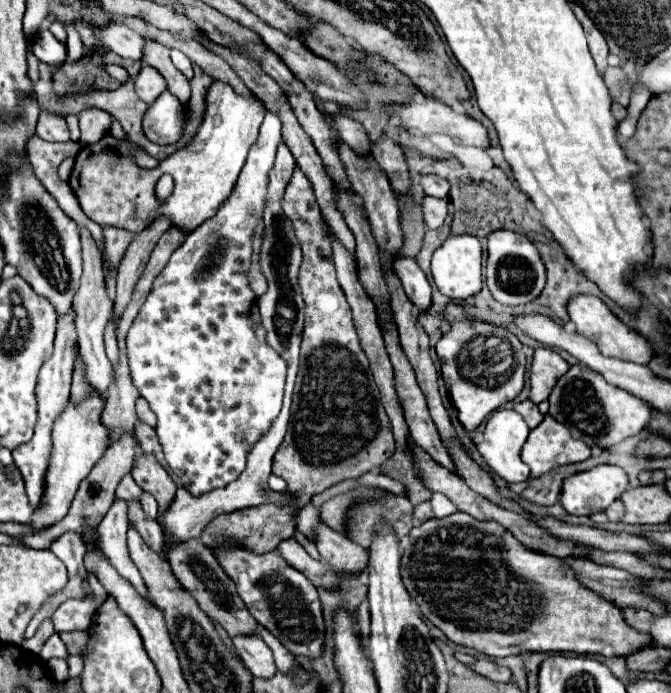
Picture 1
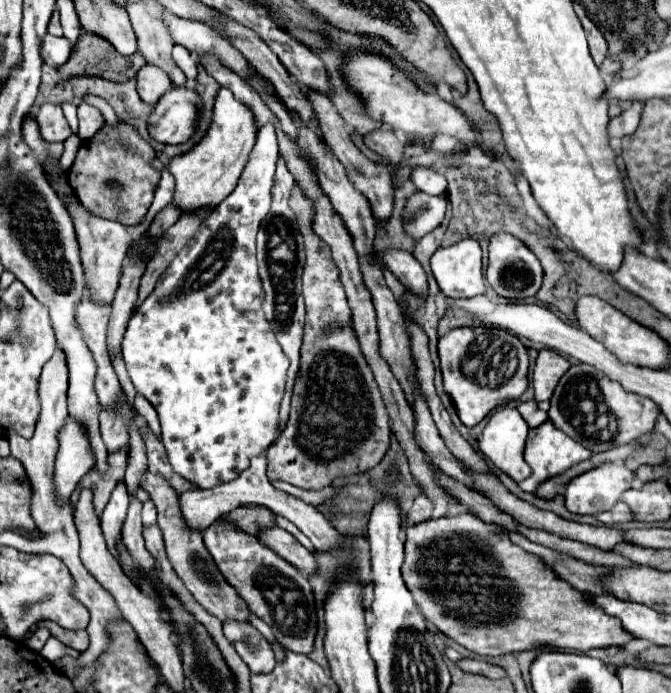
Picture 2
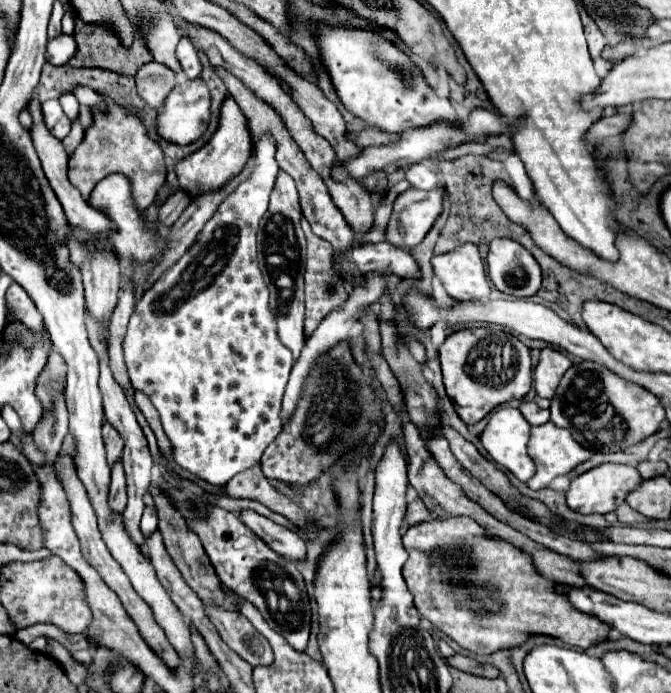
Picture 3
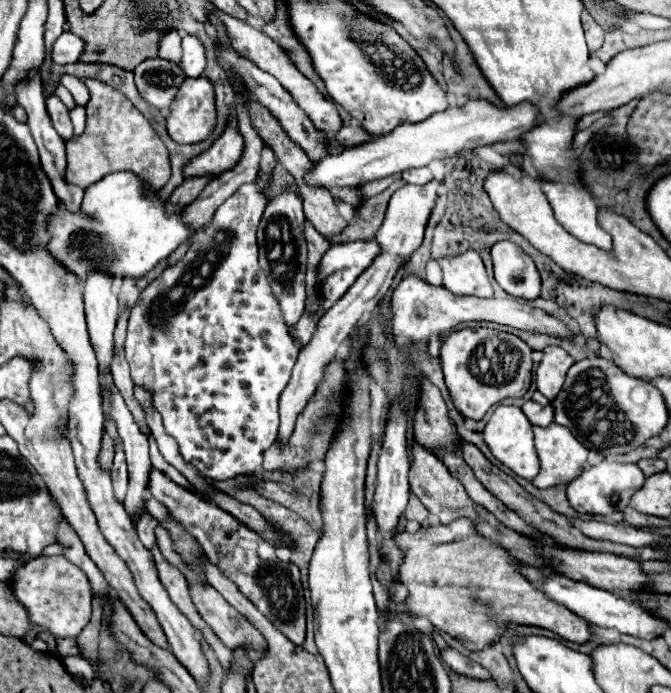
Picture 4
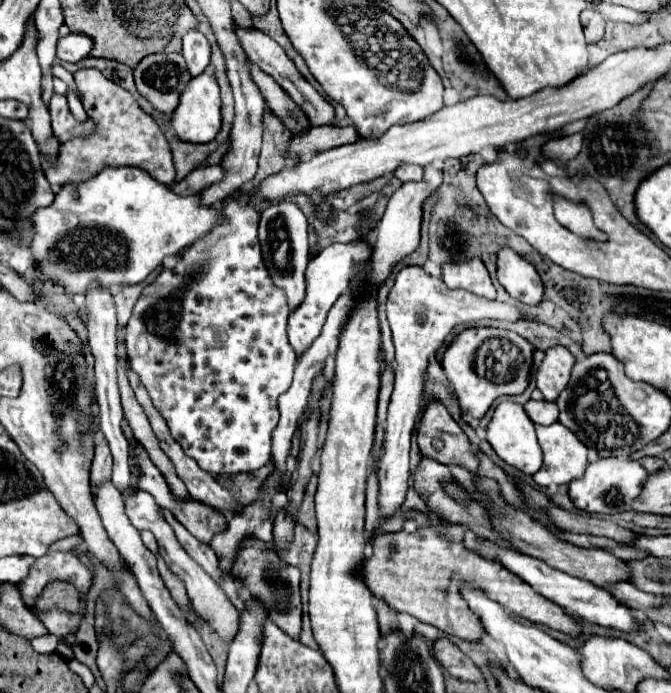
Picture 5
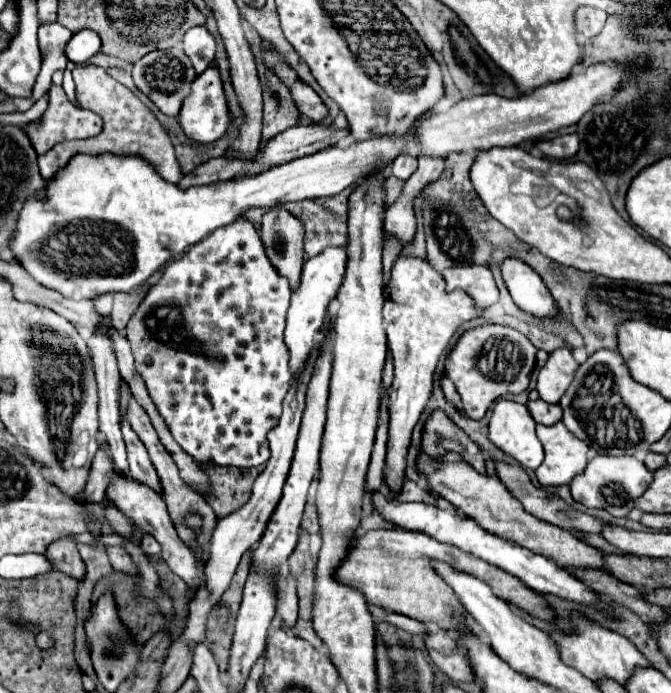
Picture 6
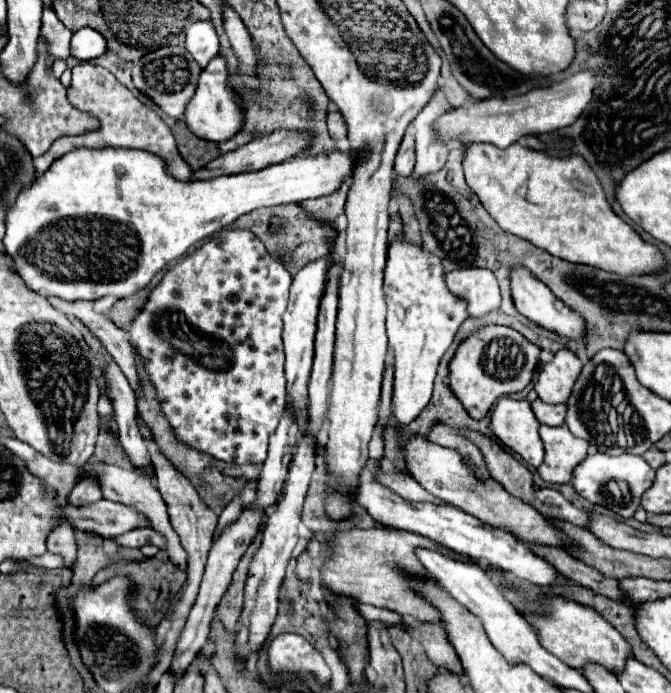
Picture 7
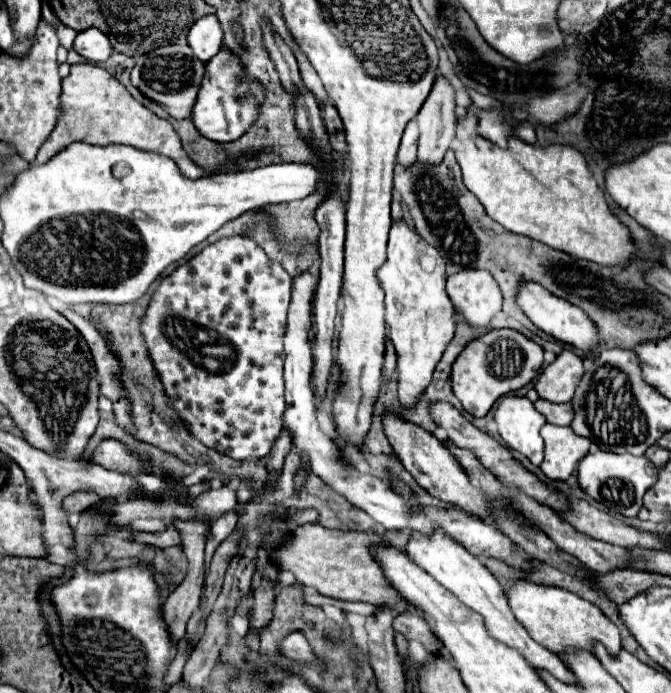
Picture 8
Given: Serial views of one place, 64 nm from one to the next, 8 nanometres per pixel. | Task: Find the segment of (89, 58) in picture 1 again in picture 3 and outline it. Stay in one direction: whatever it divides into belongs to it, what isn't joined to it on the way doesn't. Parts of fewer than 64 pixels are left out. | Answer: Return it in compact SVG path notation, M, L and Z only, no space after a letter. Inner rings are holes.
M74 14L74 20L76 20L74 38L78 42L78 52L68 62L68 66L98 66L98 68L114 70L118 74L134 76L142 64L152 60L152 54L144 50L144 38L140 38L140 30L136 30L136 42L132 42L128 50L124 50L124 46L120 46L120 38L116 38L116 34L108 30L108 26L86 26L84 22L80 22L80 18L76 18L76 14Z

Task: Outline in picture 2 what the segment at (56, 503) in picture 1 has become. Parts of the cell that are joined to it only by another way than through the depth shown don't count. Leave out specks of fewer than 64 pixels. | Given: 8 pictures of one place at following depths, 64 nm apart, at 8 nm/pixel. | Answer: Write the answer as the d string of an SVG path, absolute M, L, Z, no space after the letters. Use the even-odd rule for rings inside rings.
M68 418L66 426L60 430L60 448L56 454L54 476L58 498L66 500L72 496L80 478L92 468L92 454L88 448L88 436L76 420Z

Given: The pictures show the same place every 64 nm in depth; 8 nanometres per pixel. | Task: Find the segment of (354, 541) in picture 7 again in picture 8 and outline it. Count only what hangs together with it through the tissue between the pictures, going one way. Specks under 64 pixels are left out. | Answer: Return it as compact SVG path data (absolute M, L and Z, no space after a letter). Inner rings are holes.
M302 524L296 530L292 530L286 540L278 542L276 546L268 546L272 540L272 534L268 532L260 544L260 550L264 550L270 558L270 562L282 570L292 572L296 582L308 588L318 590L324 596L340 598L340 600L360 600L370 602L376 606L392 606L396 612L404 612L408 604L398 596L398 592L388 584L384 578L380 566L374 562L374 558L368 554L368 546L372 542L380 544L392 544L400 550L404 550L408 542L408 534L402 530L390 530L384 534L376 532L342 532L342 530L328 530L324 526L316 524Z

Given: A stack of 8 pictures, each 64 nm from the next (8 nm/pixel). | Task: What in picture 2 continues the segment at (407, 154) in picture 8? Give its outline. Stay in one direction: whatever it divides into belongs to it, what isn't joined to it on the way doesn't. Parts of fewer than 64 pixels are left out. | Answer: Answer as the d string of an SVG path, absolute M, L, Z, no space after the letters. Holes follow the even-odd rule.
M416 166L412 170L410 180L416 184L418 190L422 190L426 194L444 194L446 192L446 178L432 168Z

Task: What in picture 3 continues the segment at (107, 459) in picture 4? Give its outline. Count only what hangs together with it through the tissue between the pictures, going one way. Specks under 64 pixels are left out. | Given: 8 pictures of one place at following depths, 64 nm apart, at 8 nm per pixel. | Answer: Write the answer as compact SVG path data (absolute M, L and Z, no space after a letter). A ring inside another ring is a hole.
M104 422L104 426L102 426L102 434L104 434L104 446L106 446L108 464L114 464L116 458L122 454L124 442L122 442L122 438L118 436L118 432L108 422Z

